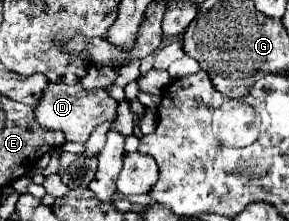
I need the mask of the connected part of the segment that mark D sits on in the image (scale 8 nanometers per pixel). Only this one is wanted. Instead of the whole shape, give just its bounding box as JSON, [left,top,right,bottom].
[35,82,117,142]

